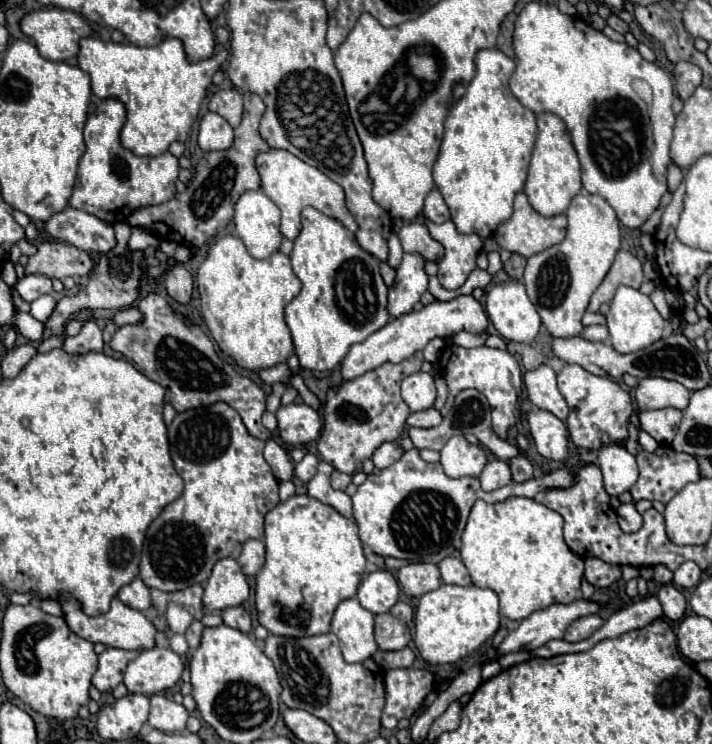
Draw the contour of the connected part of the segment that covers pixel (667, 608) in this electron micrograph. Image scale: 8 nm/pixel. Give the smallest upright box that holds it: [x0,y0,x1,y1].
[658,583,686,621]

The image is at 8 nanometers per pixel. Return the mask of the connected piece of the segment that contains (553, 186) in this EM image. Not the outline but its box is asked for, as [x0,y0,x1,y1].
[524,113,582,217]

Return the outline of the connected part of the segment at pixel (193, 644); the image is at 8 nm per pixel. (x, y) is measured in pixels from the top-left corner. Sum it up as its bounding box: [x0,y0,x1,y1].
[186,621,204,651]

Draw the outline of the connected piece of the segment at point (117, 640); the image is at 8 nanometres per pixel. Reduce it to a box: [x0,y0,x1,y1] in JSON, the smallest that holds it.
[62,595,156,651]

